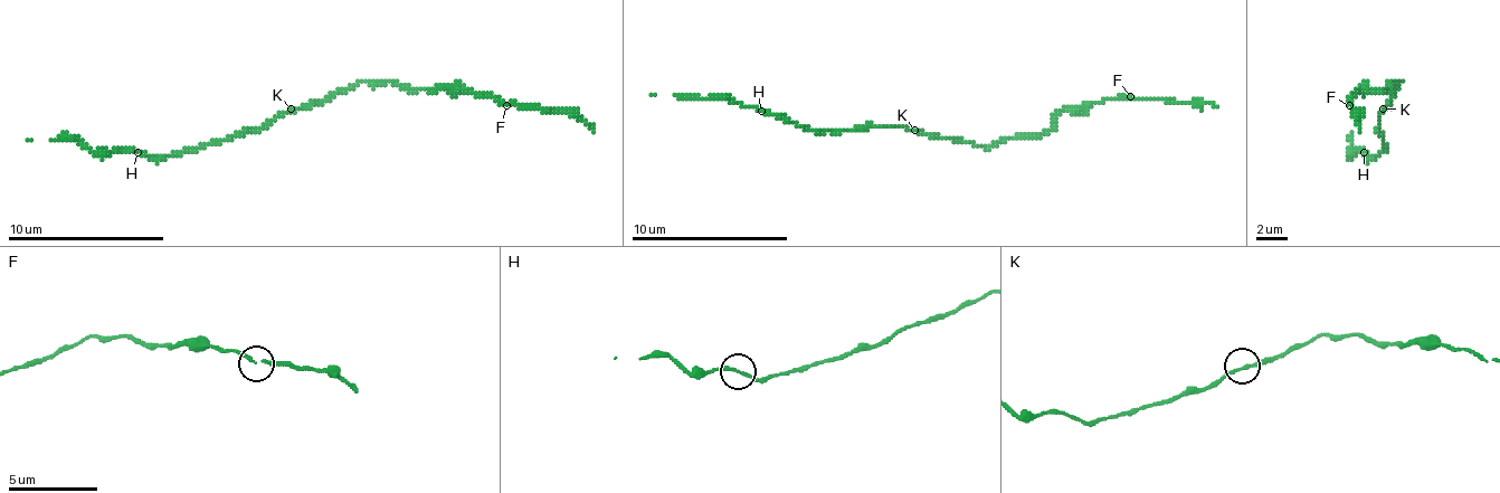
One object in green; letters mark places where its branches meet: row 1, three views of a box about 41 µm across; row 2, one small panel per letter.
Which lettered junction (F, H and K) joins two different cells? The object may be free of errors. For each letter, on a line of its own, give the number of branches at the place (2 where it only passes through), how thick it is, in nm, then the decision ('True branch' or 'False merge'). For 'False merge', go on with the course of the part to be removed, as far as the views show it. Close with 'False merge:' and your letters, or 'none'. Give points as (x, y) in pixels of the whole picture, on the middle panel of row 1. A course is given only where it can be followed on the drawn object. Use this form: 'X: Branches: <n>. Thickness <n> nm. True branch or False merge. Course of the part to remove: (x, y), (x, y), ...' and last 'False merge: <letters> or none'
F: Branches: 2. Thickness 150 nm. True branch
H: Branches: 2. Thickness 160 nm. True branch
K: Branches: 2. Thickness 160 nm. True branch
False merge: none

